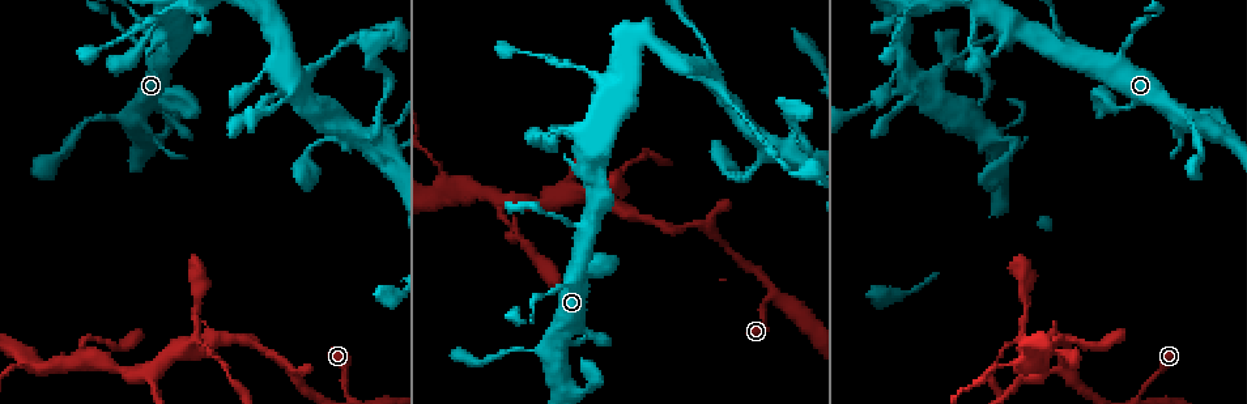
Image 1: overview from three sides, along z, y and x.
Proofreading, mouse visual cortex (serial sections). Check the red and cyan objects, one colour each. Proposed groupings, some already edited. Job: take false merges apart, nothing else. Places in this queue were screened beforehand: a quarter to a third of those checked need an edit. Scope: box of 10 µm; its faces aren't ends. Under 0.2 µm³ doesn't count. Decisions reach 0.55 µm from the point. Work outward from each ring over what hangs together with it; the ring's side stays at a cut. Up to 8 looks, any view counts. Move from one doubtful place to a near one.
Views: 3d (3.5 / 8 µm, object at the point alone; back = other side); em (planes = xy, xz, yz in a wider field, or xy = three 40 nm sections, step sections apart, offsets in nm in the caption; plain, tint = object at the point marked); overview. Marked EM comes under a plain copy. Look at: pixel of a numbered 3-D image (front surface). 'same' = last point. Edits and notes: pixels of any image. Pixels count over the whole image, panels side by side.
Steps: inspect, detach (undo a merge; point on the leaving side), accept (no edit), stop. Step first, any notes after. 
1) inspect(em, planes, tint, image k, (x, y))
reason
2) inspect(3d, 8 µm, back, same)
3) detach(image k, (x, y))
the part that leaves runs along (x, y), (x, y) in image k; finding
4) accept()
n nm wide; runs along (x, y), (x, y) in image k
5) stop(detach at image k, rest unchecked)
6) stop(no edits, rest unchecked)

inspect(3d, 8 µm, image 1, (190, 343))

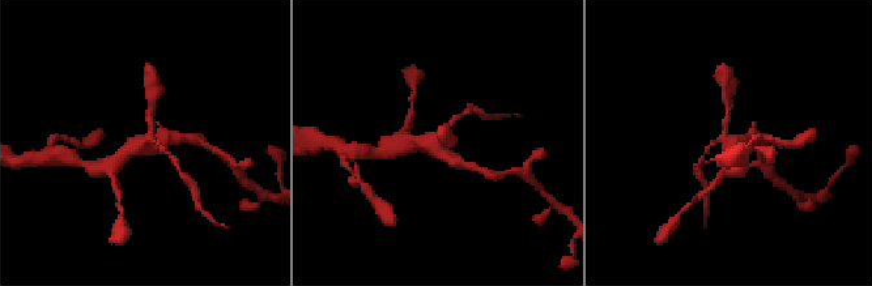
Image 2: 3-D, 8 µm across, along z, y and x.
inspect(em, xy, step 2, tint, same)

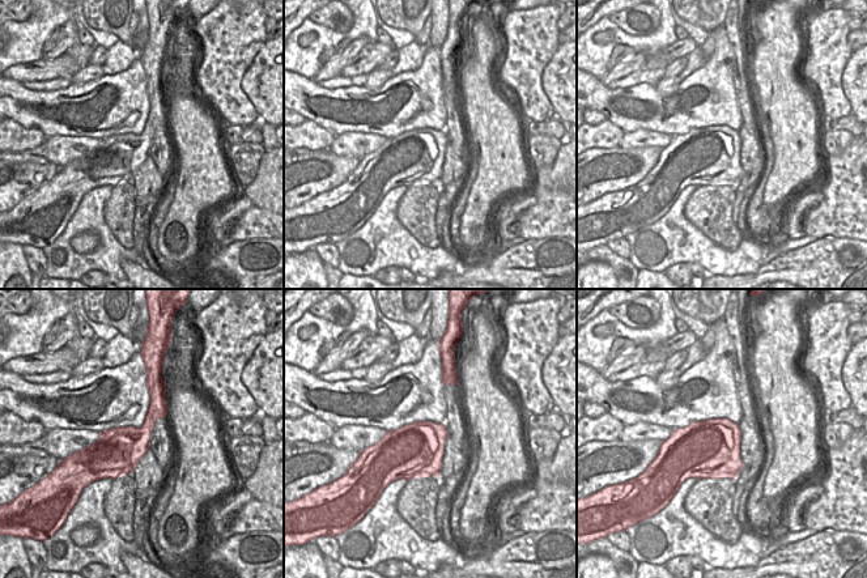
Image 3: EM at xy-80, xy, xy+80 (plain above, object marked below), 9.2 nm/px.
detach(image 2, (149, 114))
border along (120, 430), (134, 436), (151, 430) in image 3; two cells meet here

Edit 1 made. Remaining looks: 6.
inspect(3d, 3.5 µm, image 1, (1024, 361))
thin arm on a thick one

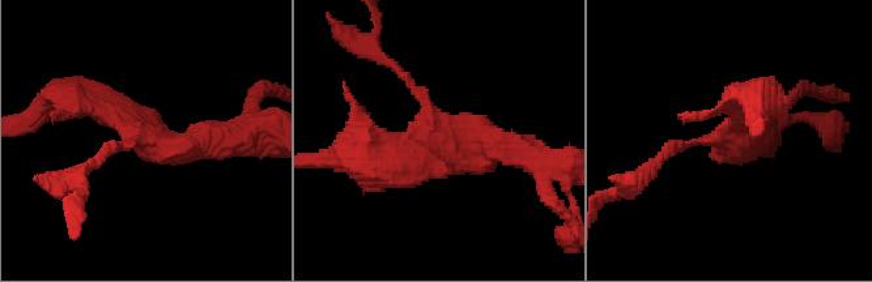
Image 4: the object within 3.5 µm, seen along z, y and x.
inspect(em, xy, step 1, tint, image 4, (442, 142))
need the tissue

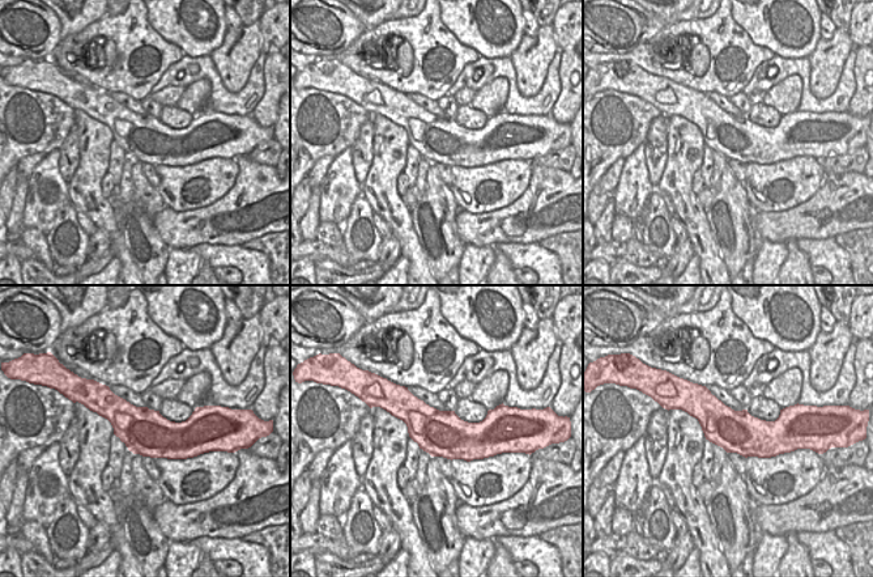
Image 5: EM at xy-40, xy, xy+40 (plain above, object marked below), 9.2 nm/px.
accept()
440 nm wide; runs along (232, 137), (164, 149), (84, 98) in image 4; continuous, no second cell

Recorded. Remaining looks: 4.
inspect(3d, 3.5 µm, image 1, (1065, 52))
branch point

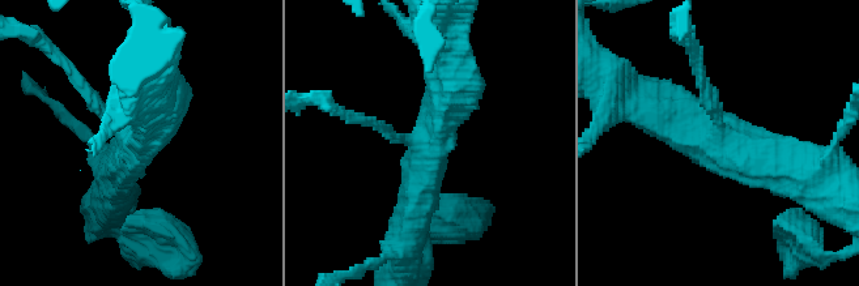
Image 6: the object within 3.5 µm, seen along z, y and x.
inspect(em, xy, step 5, tint, image 6, (719, 140))

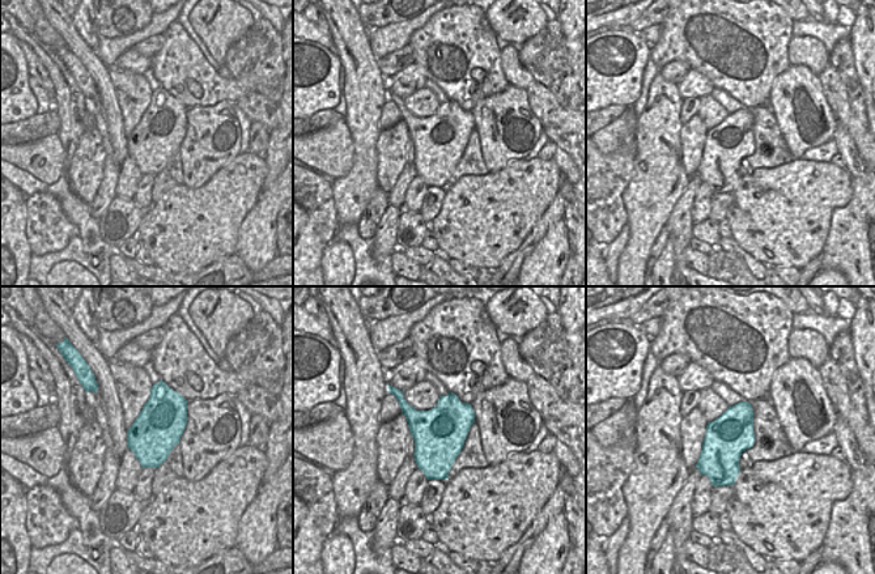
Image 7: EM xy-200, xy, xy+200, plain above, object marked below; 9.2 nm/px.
accept()
arms of 150, 400, 500 nm; runs along (795, 169), (654, 103) in image 6; one cell here

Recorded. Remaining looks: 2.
stop(detach at image 2, rest unchecked)

